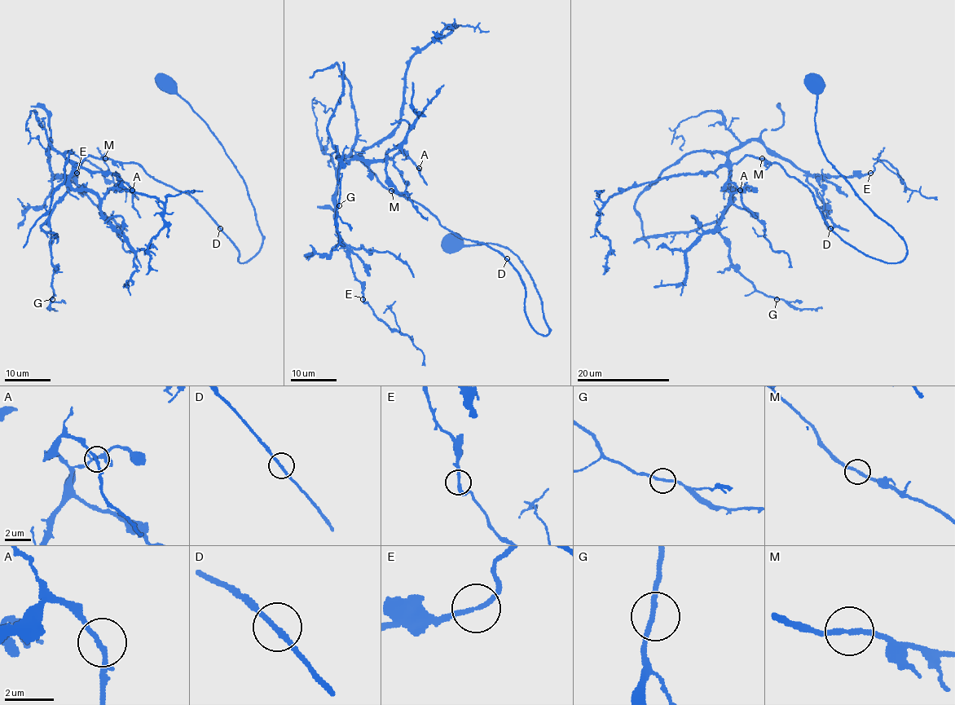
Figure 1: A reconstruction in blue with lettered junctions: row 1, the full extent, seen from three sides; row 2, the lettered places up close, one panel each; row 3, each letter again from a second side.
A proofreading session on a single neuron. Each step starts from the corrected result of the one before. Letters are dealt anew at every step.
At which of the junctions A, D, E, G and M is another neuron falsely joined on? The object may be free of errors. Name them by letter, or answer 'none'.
none

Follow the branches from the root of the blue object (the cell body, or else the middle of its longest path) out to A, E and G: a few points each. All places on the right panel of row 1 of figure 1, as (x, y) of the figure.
A: (815, 87), (825, 156), (906, 256), (845, 243), (778, 163), (745, 155), (731, 198), (724, 185), (740, 190)
E: (815, 87), (825, 156), (902, 261), (845, 243), (778, 163), (728, 160), (759, 140), (811, 175), (870, 173)
G: (815, 87), (825, 156), (906, 256), (858, 251), (800, 181), (745, 155), (718, 233), (731, 264), (776, 299)

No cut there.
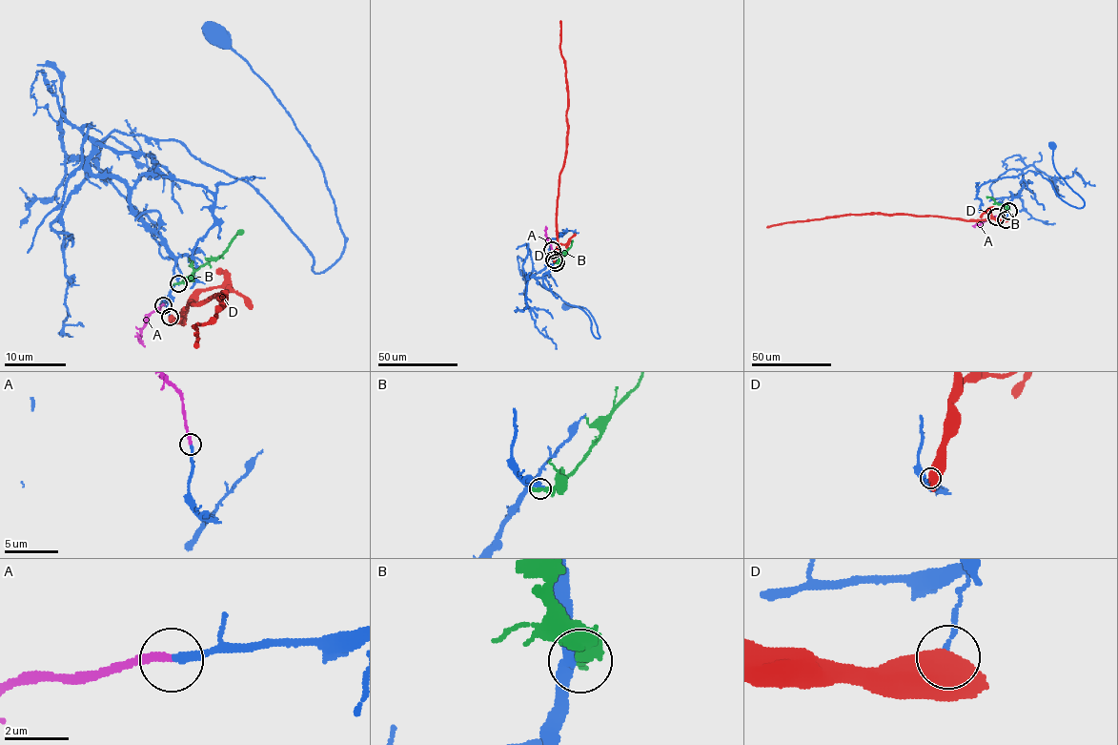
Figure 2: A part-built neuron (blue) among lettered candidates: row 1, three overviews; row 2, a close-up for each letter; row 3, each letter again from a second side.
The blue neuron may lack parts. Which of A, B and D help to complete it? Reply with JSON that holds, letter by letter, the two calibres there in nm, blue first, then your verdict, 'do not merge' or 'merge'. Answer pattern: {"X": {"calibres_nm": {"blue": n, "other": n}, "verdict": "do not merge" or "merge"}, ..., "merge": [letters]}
{"A": {"calibres_nm": {"blue": 240, "other": 240}, "verdict": "merge"}, "B": {"calibres_nm": {"blue": 300, "other": 380}, "verdict": "do not merge"}, "D": {"calibres_nm": {"blue": 120, "other": 850}, "verdict": "do not merge"}, "merge": ["A"]}

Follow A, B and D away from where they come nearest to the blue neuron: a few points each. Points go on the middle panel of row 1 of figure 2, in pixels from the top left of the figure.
A: (552, 250), (545, 226)
B: (556, 262), (562, 258), (573, 240)
D: (553, 259), (558, 242), (558, 179), (565, 155), (568, 127), (567, 88), (560, 49), (560, 20)

